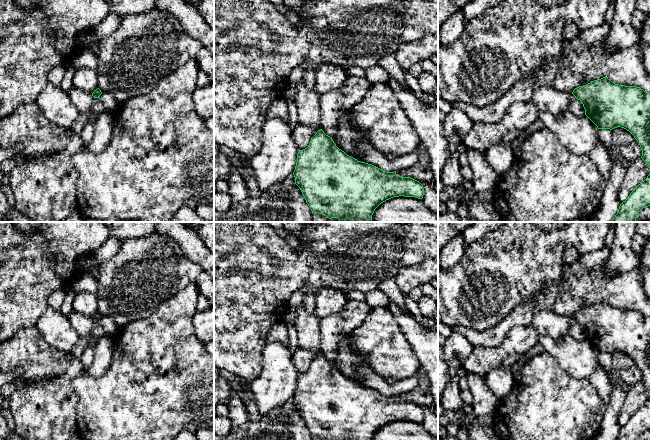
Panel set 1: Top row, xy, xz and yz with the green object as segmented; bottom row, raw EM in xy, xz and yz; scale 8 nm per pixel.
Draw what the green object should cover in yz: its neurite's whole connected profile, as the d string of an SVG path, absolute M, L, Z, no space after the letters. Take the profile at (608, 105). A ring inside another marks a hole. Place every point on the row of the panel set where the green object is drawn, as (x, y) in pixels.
M603 77L575 88L572 94L581 101L585 115L598 129L621 127L629 131L642 149L641 158L650 167L650 92L636 86L615 84Z

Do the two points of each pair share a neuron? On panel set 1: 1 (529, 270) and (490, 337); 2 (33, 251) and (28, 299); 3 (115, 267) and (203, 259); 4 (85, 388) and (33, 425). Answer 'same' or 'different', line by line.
1: different
2: same
3: different
4: different

